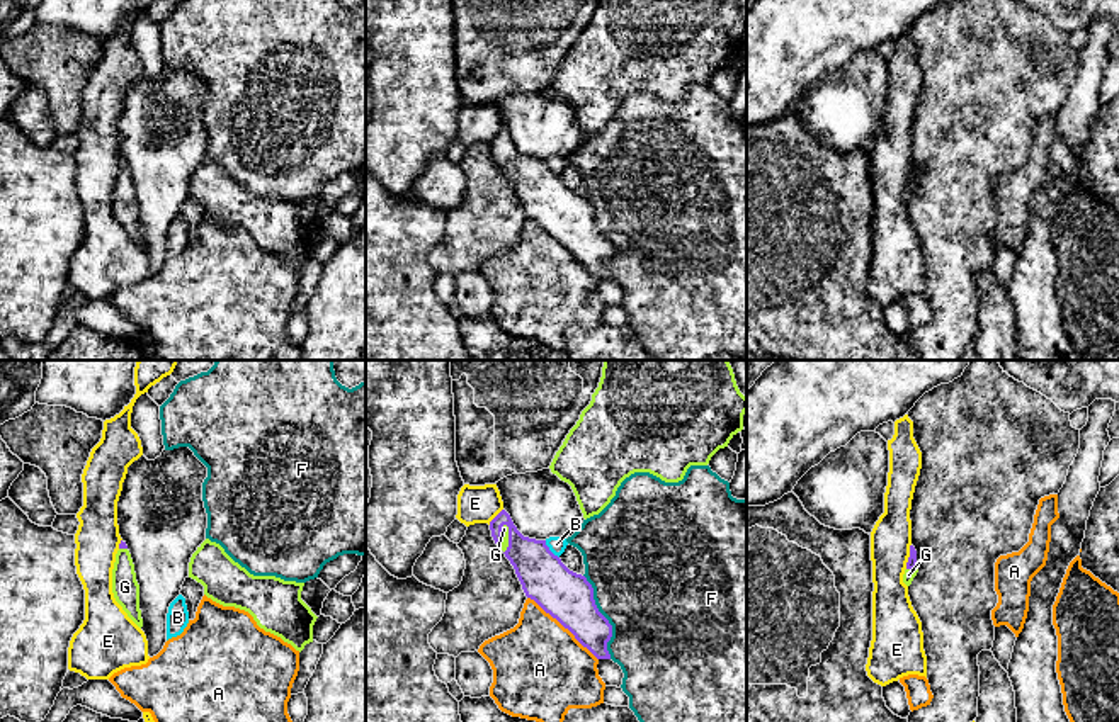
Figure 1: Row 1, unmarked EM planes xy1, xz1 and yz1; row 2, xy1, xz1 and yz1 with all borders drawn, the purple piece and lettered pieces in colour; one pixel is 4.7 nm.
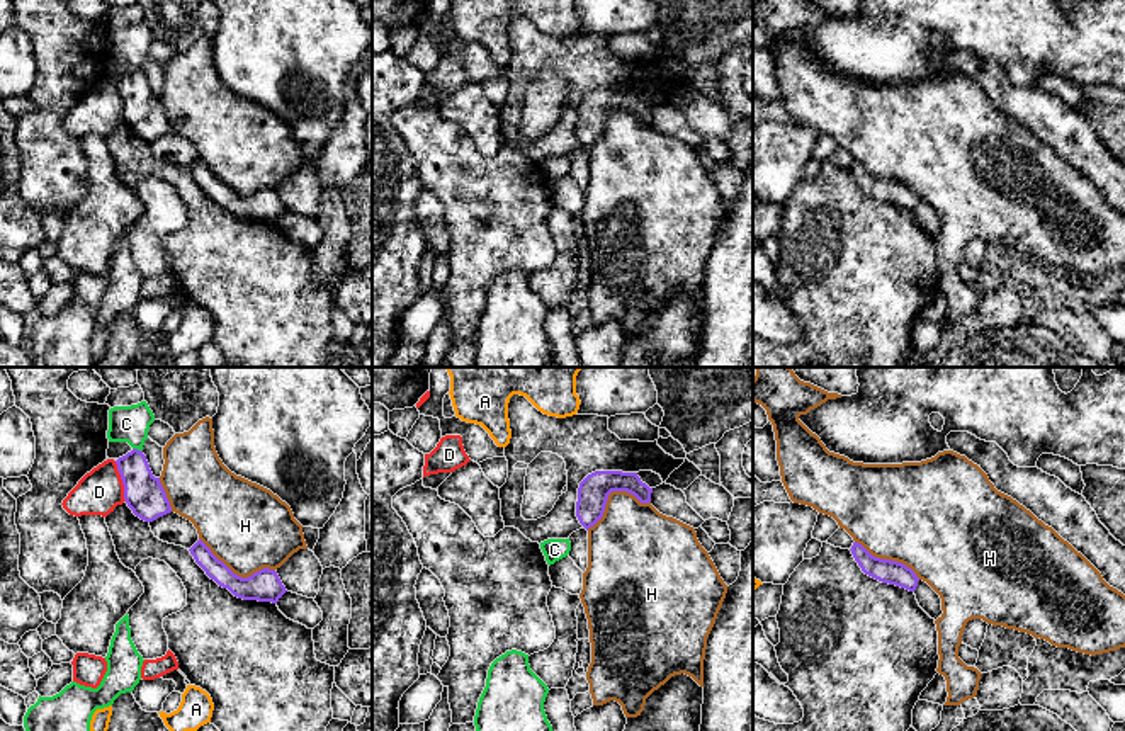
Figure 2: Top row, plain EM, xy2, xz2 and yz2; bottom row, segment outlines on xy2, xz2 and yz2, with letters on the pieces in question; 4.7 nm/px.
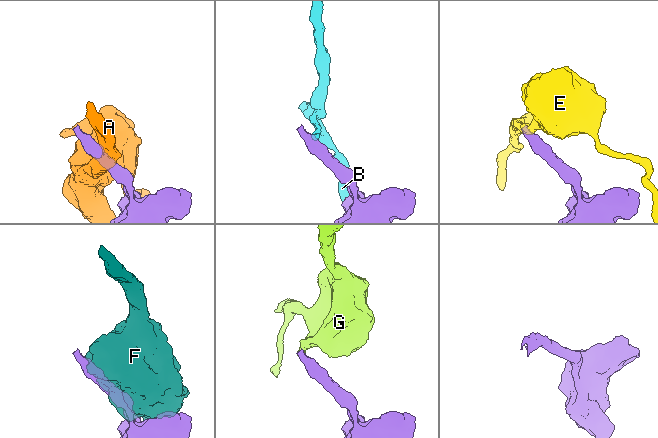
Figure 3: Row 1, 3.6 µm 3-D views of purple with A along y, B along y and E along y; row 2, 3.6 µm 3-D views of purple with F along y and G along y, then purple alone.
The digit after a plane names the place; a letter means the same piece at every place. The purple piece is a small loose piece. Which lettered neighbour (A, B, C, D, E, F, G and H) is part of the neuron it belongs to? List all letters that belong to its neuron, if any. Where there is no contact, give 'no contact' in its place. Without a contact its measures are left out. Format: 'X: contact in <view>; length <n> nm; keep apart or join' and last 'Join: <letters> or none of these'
A: contact in xz1; length 440 nm; keep apart
B: contact in xz1; length 110 nm; keep apart
C: contact in xy2; length 50 nm; keep apart
D: contact in xy2; length 200 nm; keep apart
E: contact in yz1; length 120 nm; keep apart
F: contact in xz1; length 420 nm; keep apart
G: contact in xz1; length 140 nm; join
H: contact in xz2; length 340 nm; keep apart
Join: G

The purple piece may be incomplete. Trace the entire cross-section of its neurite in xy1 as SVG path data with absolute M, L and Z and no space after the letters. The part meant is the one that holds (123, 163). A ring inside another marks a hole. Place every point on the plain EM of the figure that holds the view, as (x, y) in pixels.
M121 160L112 189L112 212L128 236L141 248L139 204L126 161Z

